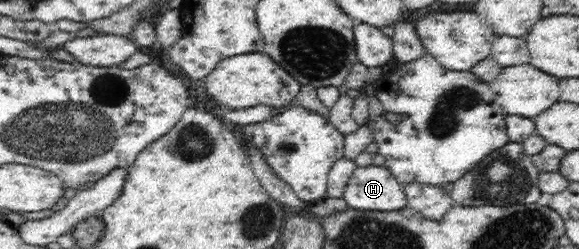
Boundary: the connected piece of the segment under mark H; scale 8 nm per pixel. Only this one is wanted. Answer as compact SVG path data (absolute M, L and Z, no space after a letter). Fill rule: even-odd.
M372 164L354 169L343 199L353 210L397 211L408 203L396 177L385 166Z

